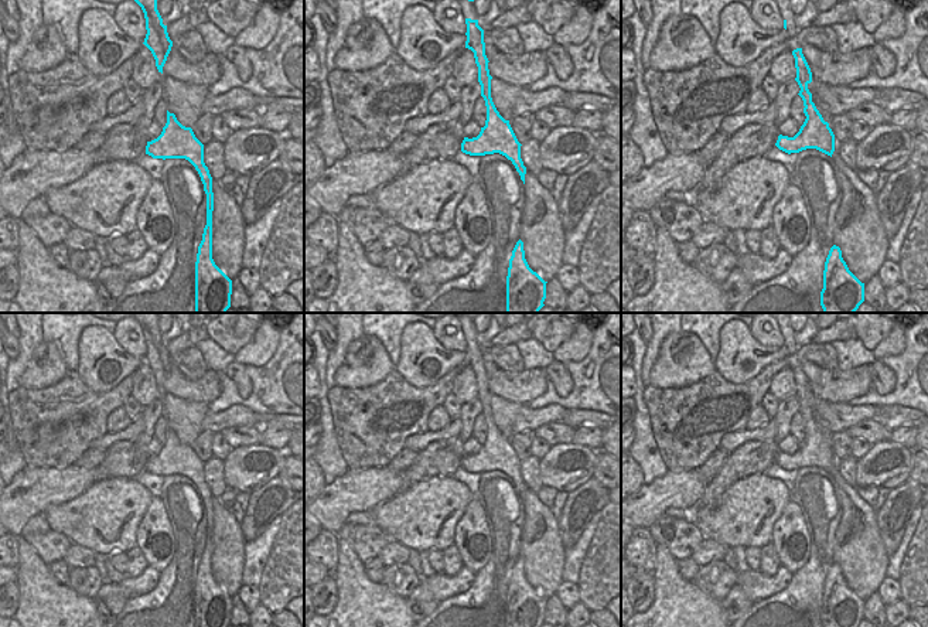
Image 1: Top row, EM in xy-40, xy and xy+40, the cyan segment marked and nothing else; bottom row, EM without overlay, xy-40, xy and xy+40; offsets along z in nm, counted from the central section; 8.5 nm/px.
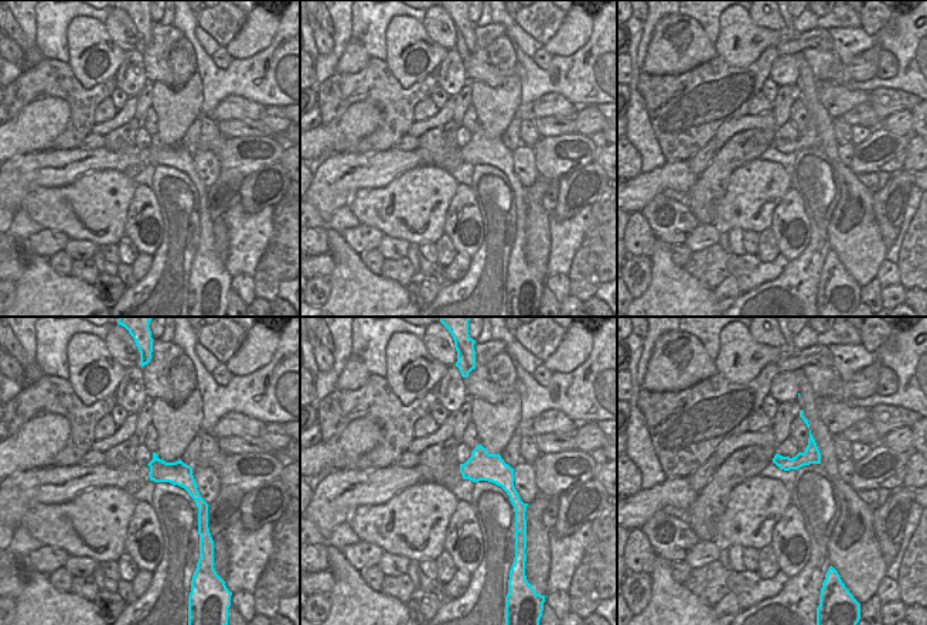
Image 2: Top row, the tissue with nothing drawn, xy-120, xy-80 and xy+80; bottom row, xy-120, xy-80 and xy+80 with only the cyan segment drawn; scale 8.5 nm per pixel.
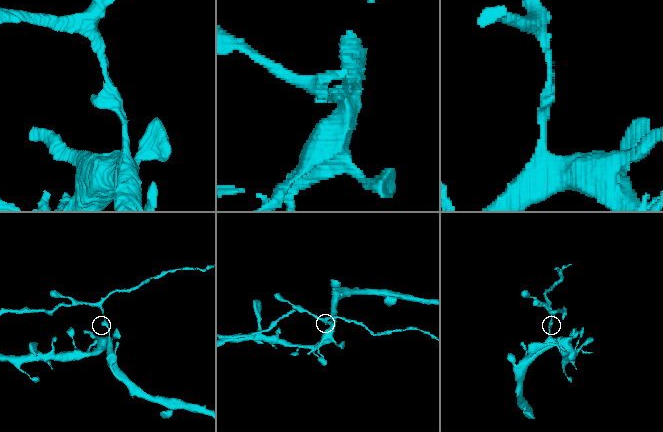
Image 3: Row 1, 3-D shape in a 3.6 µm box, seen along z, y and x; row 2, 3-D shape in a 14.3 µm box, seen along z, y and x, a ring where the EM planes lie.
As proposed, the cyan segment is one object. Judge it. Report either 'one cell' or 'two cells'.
two cells

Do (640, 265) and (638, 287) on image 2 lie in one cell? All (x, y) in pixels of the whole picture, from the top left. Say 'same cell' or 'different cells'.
same cell

